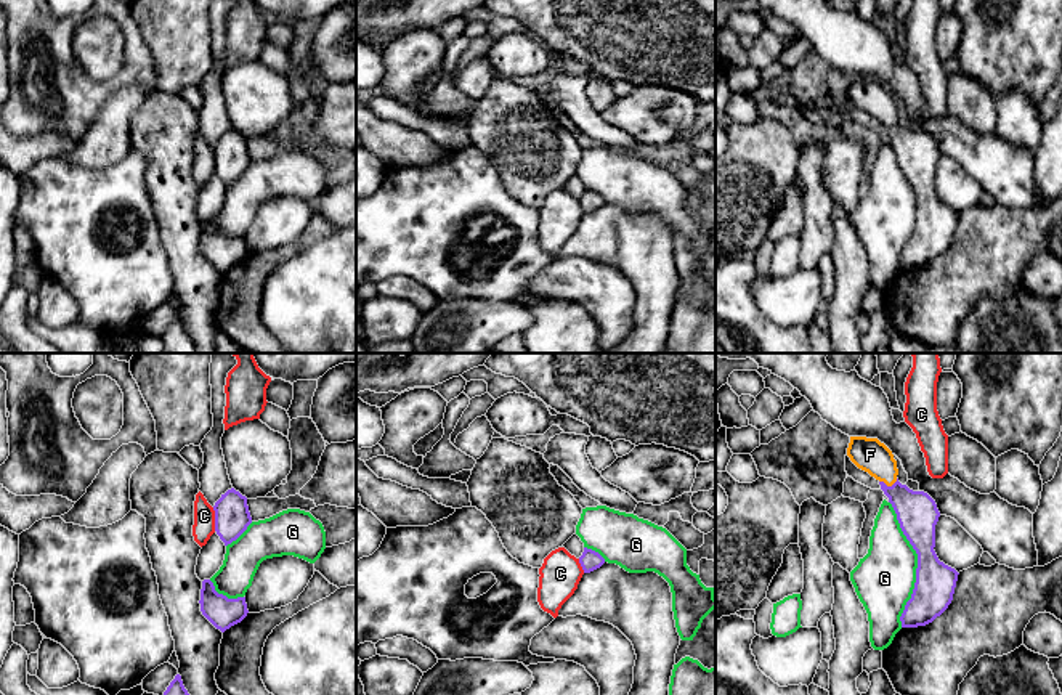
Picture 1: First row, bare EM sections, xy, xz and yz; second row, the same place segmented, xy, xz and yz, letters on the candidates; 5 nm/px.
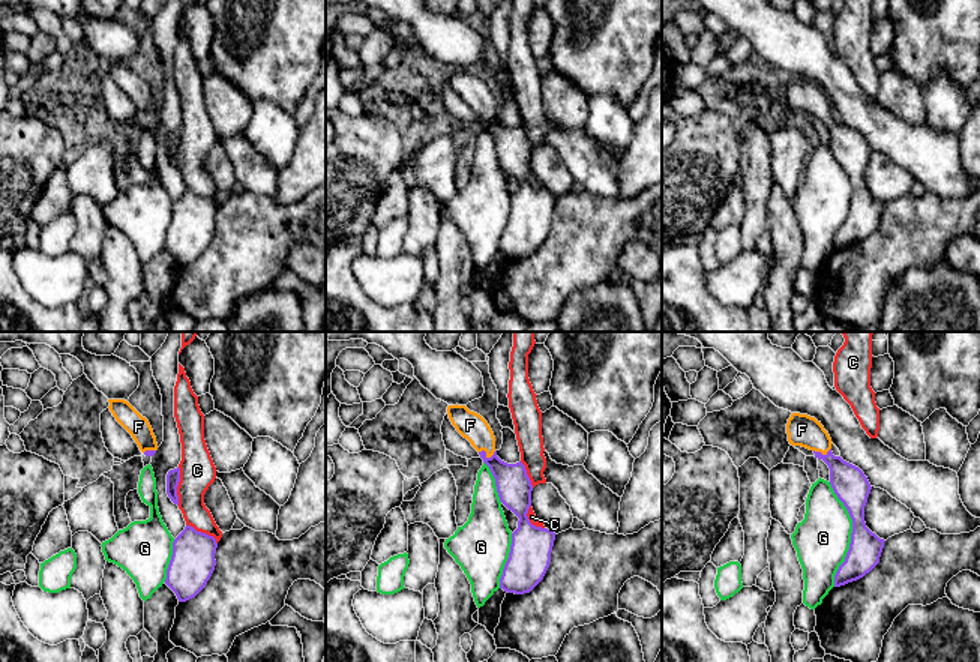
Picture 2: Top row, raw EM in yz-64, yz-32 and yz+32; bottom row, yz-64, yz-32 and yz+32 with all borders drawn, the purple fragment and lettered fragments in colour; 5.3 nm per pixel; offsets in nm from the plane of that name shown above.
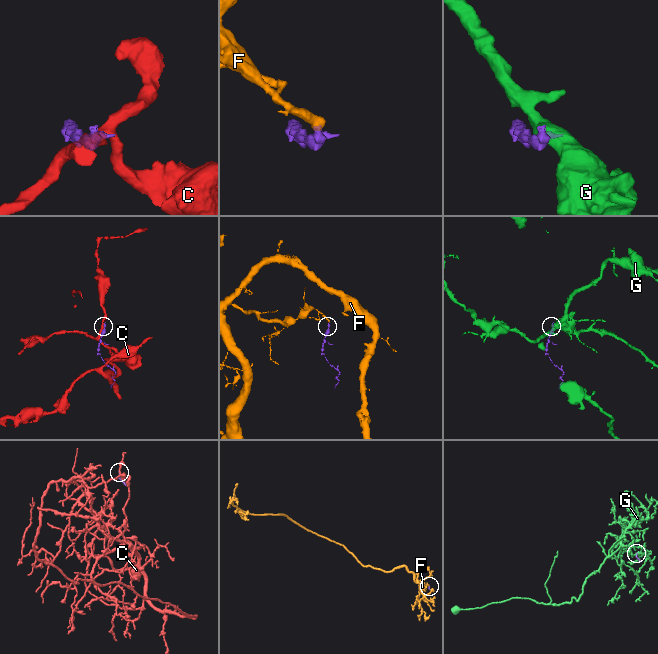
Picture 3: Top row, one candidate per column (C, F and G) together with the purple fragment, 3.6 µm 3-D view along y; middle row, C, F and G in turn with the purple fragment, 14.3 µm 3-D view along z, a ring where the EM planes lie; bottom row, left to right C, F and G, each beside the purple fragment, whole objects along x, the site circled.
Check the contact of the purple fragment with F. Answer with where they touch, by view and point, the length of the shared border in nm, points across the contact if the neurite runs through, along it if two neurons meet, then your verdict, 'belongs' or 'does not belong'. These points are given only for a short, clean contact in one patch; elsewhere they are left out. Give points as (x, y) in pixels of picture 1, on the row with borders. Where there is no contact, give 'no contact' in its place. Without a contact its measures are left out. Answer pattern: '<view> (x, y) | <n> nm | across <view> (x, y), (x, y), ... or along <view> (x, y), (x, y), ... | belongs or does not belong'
yz (886, 485) | 100 nm | across yz (916, 512), (886, 485), (886, 471), (870, 455) | belongs

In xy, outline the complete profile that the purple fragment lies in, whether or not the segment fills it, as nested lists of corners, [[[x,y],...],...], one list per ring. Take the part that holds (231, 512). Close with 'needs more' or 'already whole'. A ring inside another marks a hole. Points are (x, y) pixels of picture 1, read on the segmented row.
[[[234,488],[228,490],[213,506],[215,531],[225,546],[236,541],[252,523],[247,498]]] | already whole

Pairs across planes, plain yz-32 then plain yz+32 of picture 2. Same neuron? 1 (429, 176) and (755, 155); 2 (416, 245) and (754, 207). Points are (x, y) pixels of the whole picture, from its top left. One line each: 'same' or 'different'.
1: different
2: same

